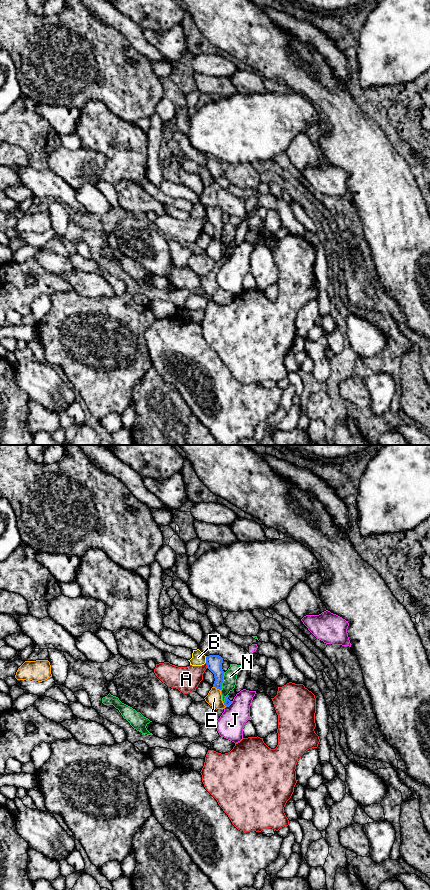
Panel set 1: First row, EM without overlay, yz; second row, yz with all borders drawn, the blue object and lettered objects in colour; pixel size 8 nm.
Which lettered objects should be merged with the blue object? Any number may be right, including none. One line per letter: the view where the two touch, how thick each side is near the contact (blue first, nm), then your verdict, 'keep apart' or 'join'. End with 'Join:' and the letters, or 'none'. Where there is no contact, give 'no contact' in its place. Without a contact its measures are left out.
A: meets blue in yz; 130 nm thick on the blue side, 200 nm on the other; keep apart
B: meets blue in yz; 130 nm thick on the blue side, 110 nm on the other; keep apart
E: meets blue in yz; 130 nm thick on the blue side, 130 nm on the other; keep apart
J: meets blue in yz; 50 nm thick on the blue side, 220 nm on the other; keep apart
N: meets blue in yz; 130 nm thick on the blue side, 110 nm on the other; keep apart
Join: none

